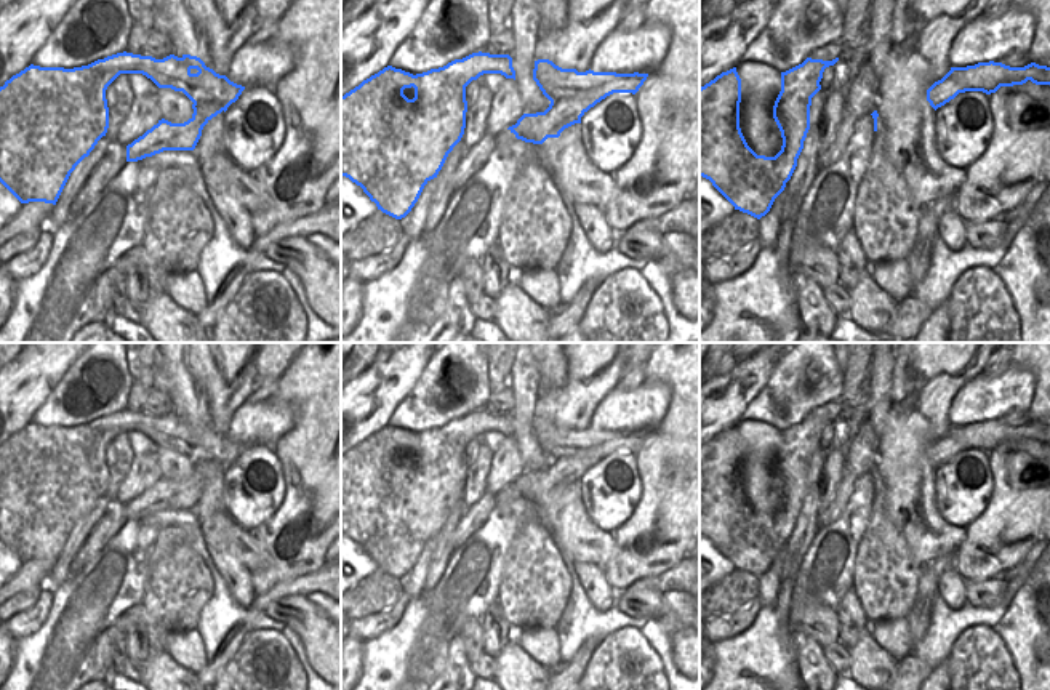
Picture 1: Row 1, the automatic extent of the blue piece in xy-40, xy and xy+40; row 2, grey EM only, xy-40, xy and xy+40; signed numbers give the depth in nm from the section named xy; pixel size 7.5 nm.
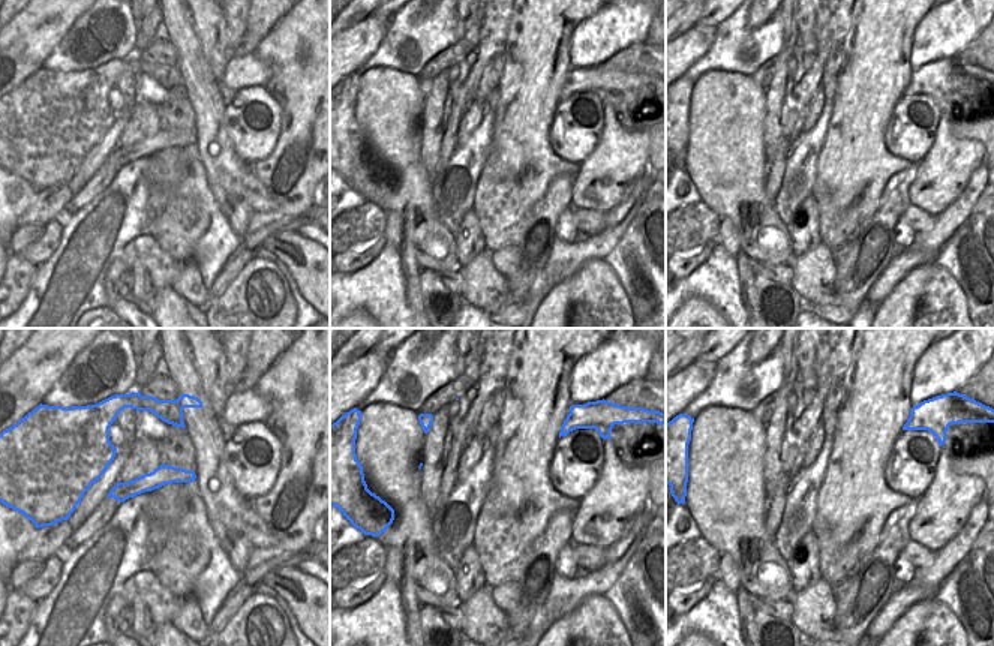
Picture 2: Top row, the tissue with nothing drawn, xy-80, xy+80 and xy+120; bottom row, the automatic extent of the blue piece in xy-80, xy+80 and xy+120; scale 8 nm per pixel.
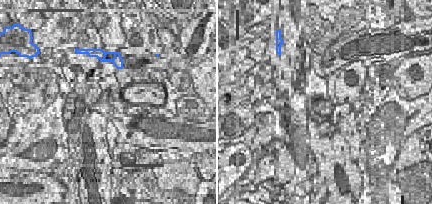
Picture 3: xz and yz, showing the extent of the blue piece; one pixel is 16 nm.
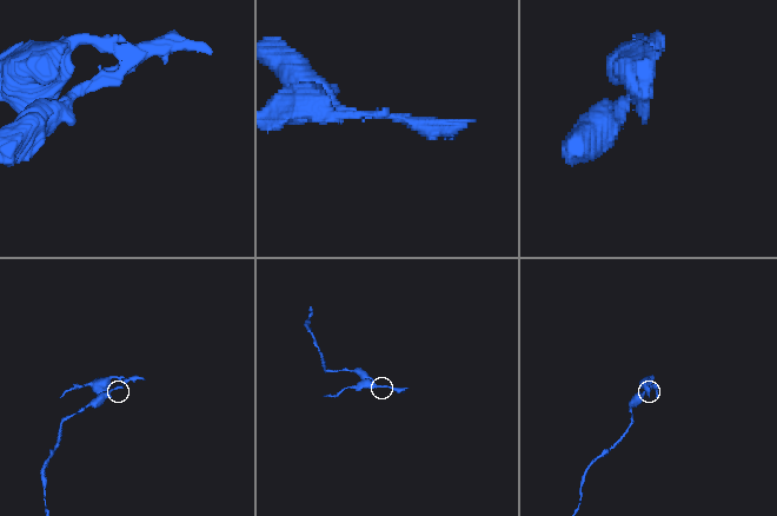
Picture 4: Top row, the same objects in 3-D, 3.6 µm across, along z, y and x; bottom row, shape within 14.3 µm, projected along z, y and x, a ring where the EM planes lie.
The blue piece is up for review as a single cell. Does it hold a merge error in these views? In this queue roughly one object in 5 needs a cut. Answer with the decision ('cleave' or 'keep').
cleave

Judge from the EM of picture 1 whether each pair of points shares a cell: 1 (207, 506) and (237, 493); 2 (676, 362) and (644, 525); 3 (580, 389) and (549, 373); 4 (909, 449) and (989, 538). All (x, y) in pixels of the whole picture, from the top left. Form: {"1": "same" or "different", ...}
{"1": "different", "2": "same", "3": "different", "4": "different"}

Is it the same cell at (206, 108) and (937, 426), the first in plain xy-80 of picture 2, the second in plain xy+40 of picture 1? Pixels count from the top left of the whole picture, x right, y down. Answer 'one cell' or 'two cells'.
one cell

